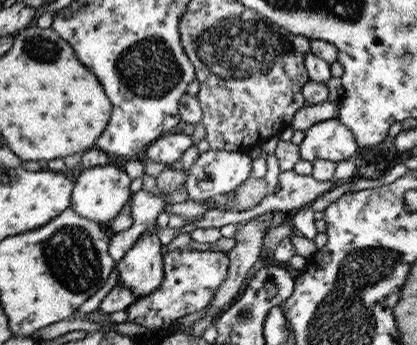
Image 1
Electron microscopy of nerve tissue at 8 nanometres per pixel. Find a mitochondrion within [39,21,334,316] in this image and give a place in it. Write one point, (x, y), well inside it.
(147, 68)

